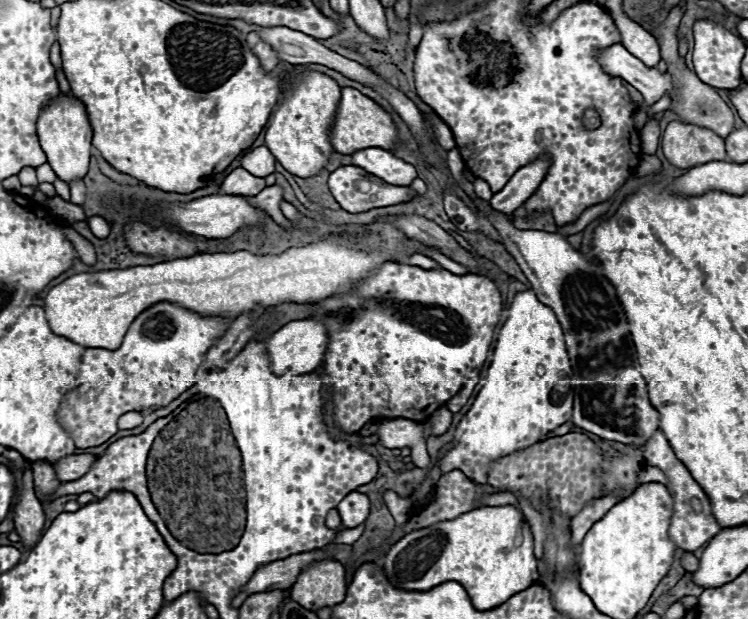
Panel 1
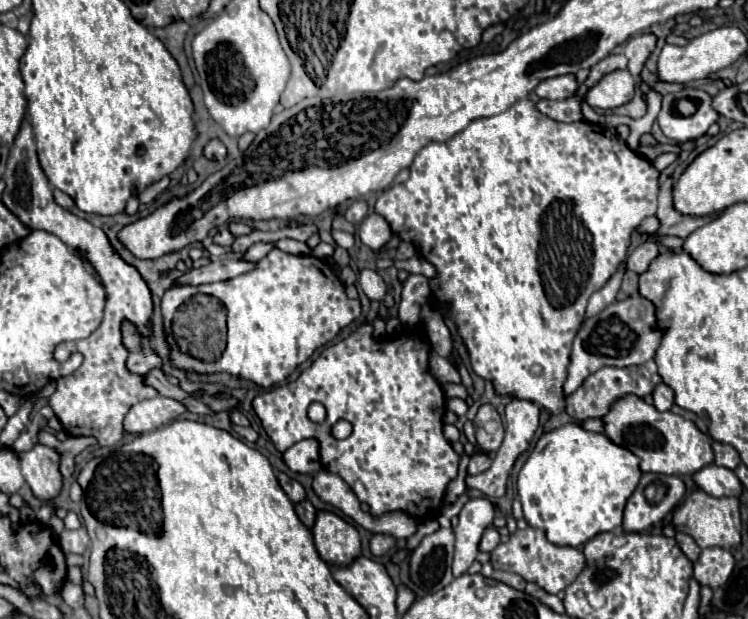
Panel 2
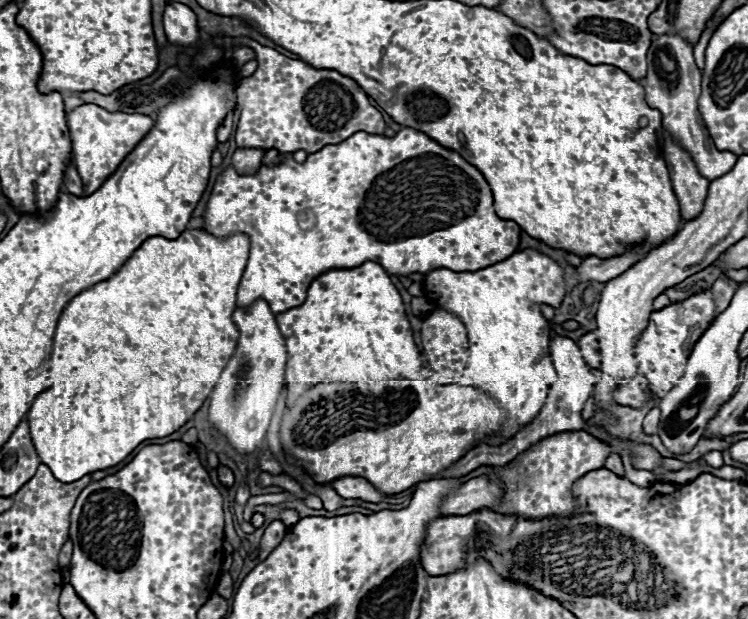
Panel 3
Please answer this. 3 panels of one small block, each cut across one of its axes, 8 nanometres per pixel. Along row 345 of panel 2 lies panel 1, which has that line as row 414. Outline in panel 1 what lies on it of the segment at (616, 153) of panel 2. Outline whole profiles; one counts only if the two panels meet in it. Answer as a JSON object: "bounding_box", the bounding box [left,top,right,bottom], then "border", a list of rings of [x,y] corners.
{"bounding_box":[440,290,572,484],"border":[[[532,290],[518,292],[510,306],[508,320],[504,322],[502,330],[498,332],[498,346],[494,346],[492,362],[488,368],[488,376],[482,382],[482,390],[478,392],[472,408],[462,416],[454,432],[454,448],[448,450],[440,458],[440,472],[448,474],[452,470],[462,470],[466,478],[476,484],[486,484],[490,464],[502,456],[512,452],[520,452],[530,448],[536,442],[546,440],[550,430],[556,430],[564,422],[572,418],[572,366],[568,360],[568,352],[564,348],[564,336],[560,322],[556,320],[554,312],[540,304]]]}

